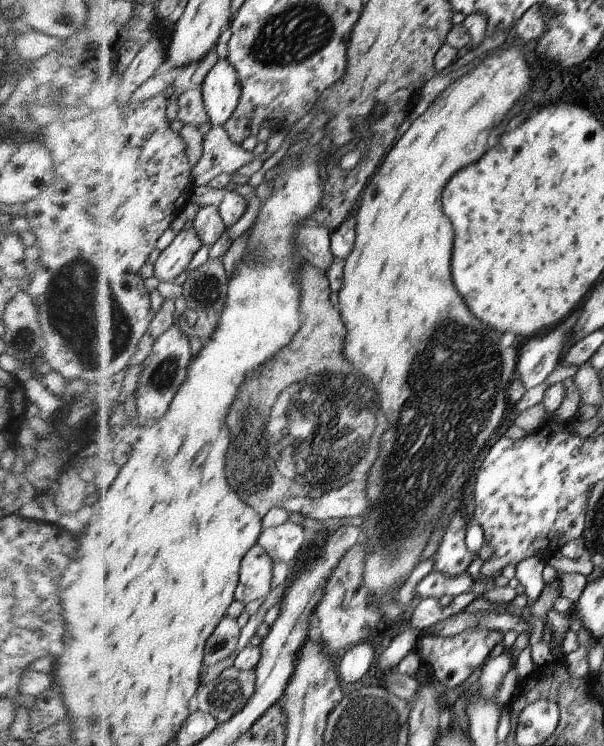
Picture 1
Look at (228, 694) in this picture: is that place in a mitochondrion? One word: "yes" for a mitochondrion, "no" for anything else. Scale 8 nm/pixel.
yes

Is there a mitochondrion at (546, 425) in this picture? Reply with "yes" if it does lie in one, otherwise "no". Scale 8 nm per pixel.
no

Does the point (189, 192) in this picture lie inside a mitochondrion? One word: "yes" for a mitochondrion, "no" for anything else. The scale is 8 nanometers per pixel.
no

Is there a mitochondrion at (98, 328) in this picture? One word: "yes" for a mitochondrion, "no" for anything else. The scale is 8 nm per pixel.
yes

